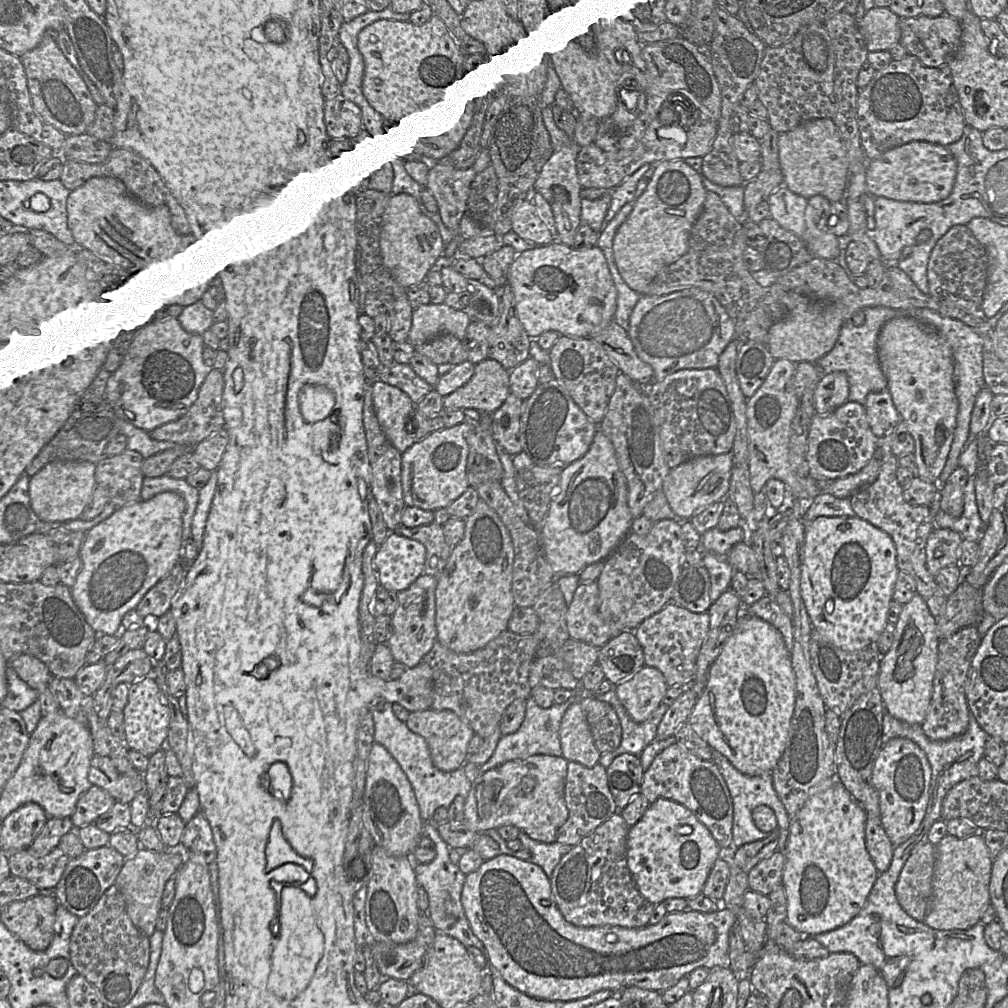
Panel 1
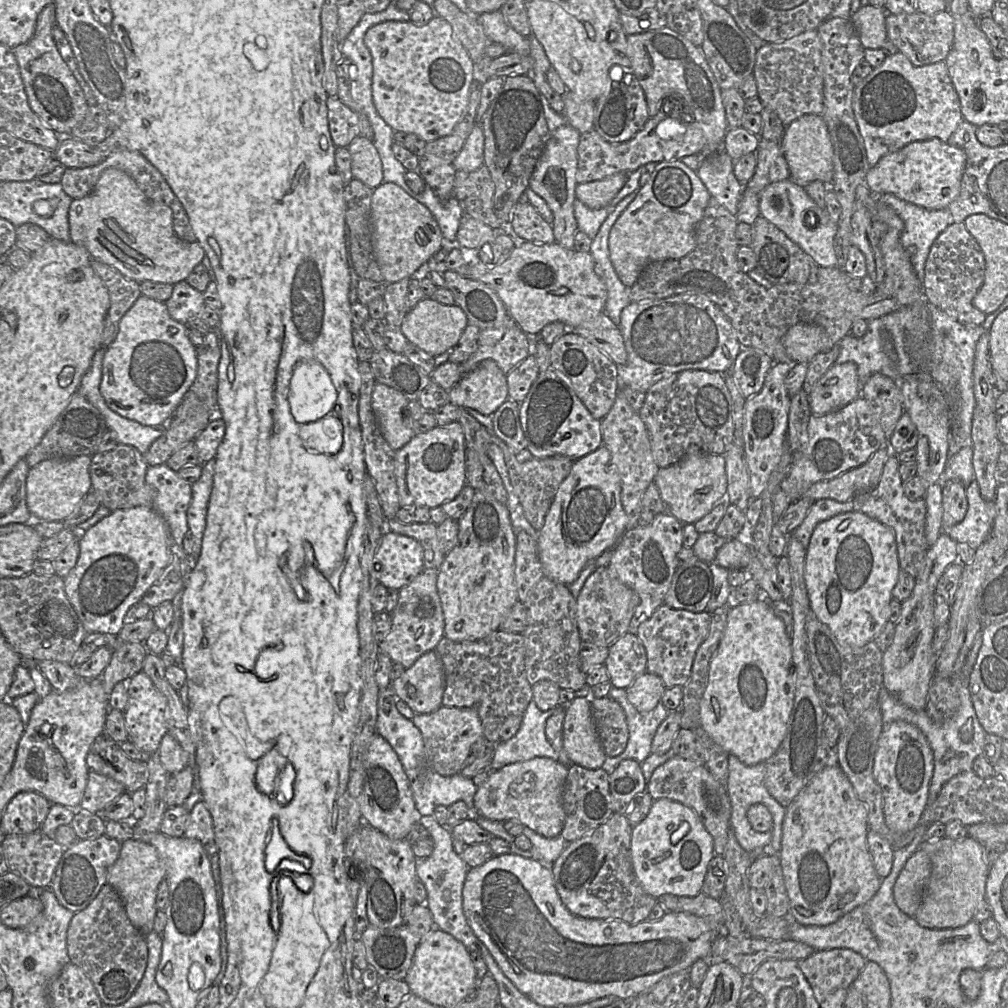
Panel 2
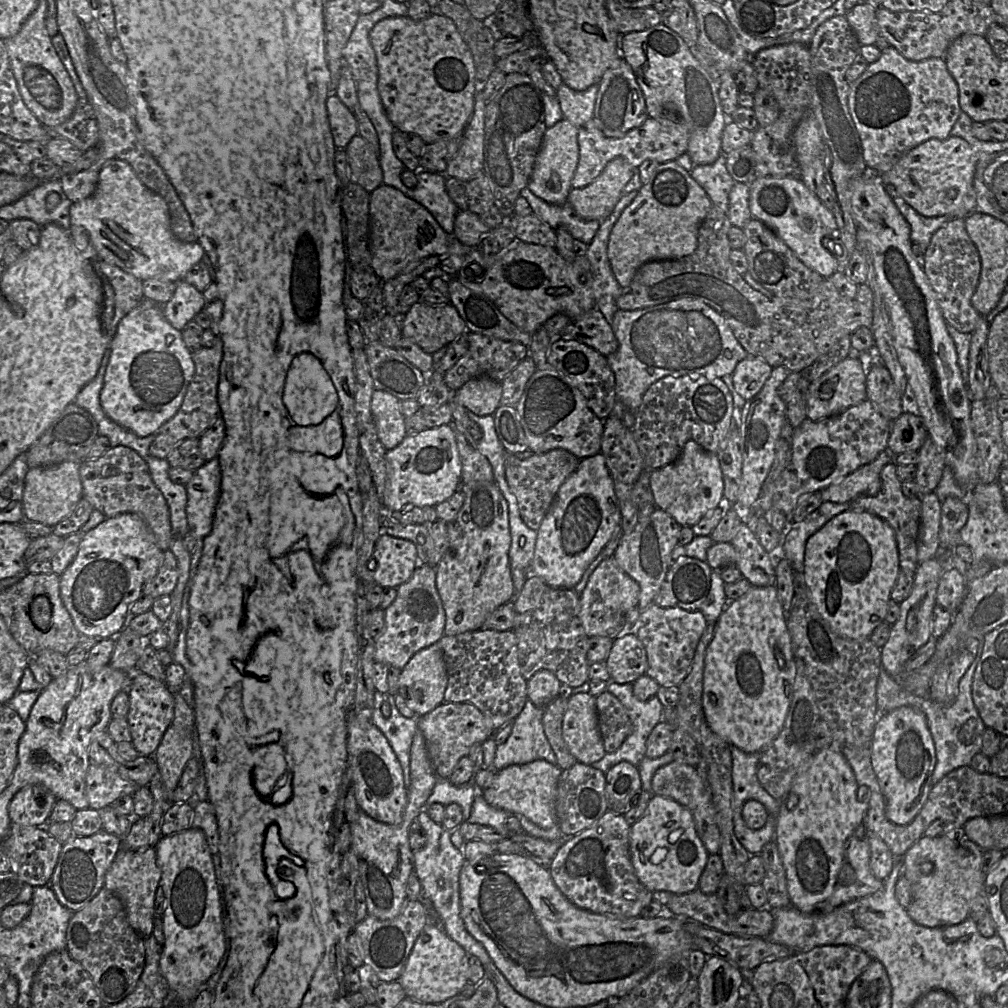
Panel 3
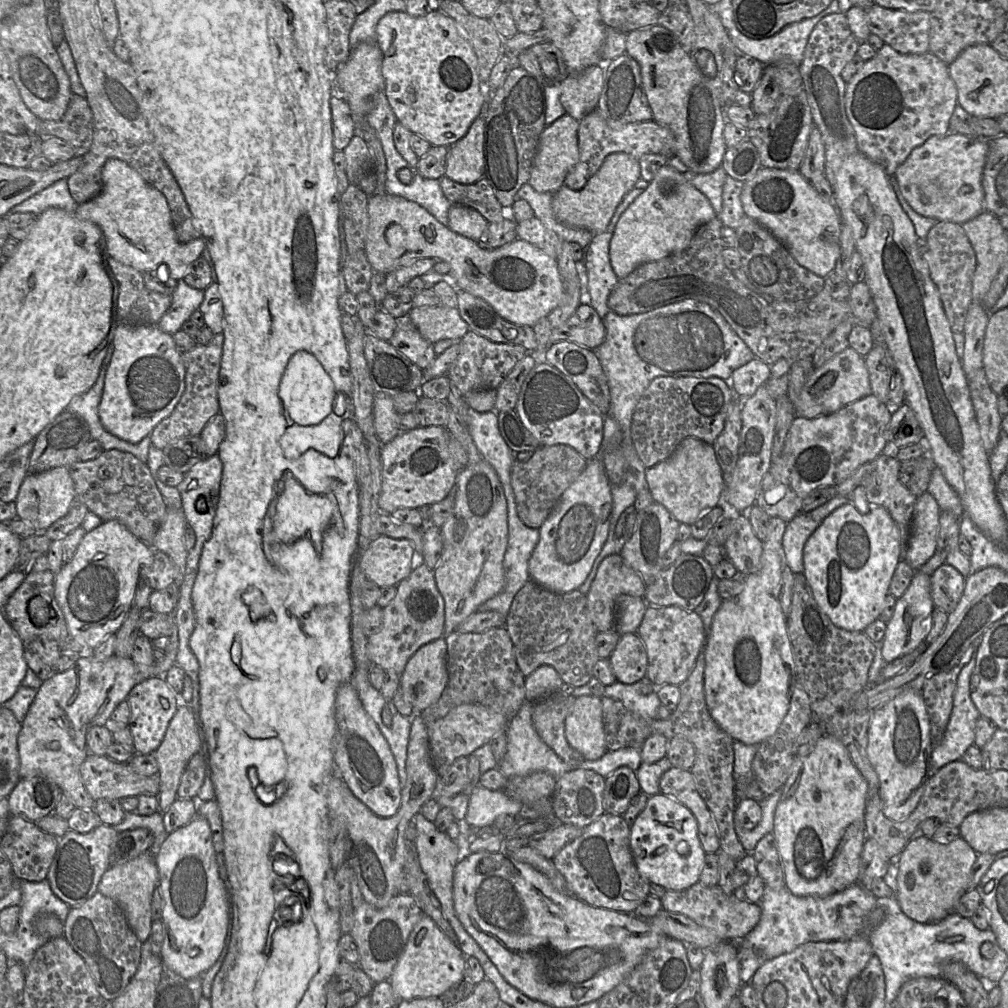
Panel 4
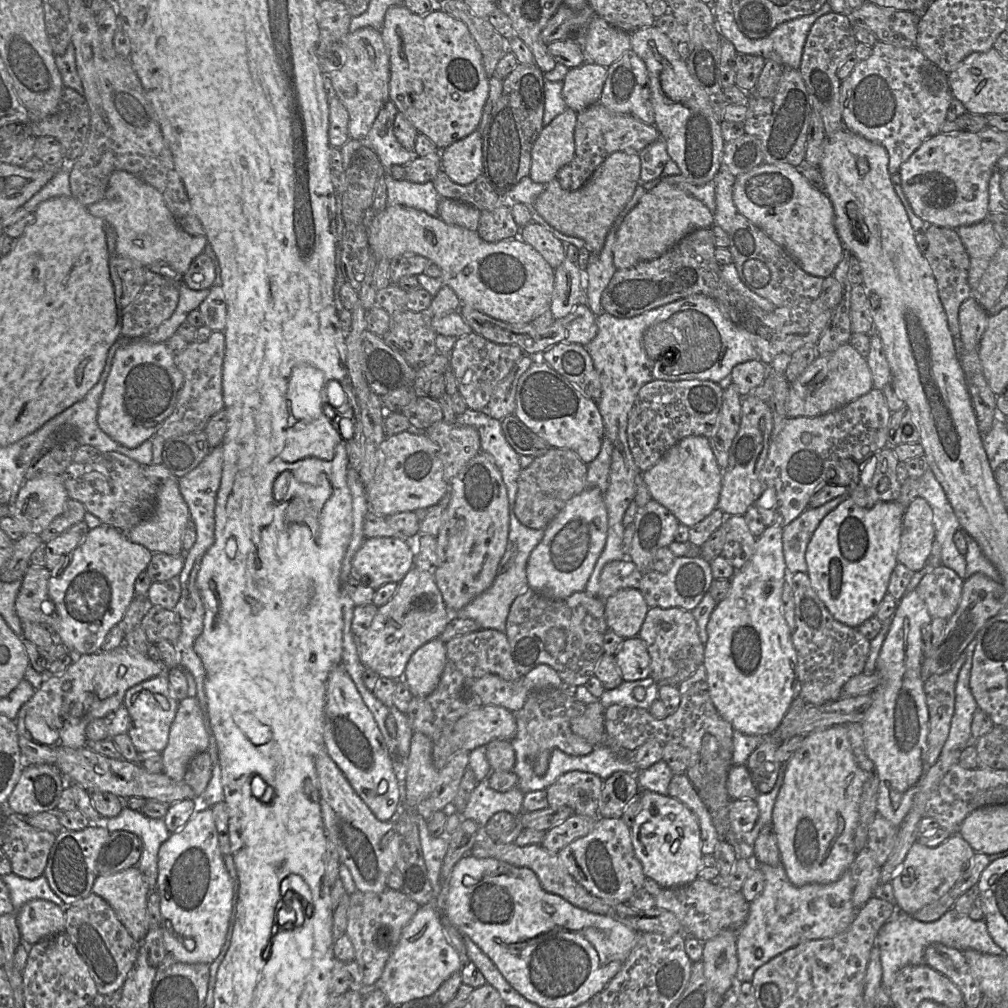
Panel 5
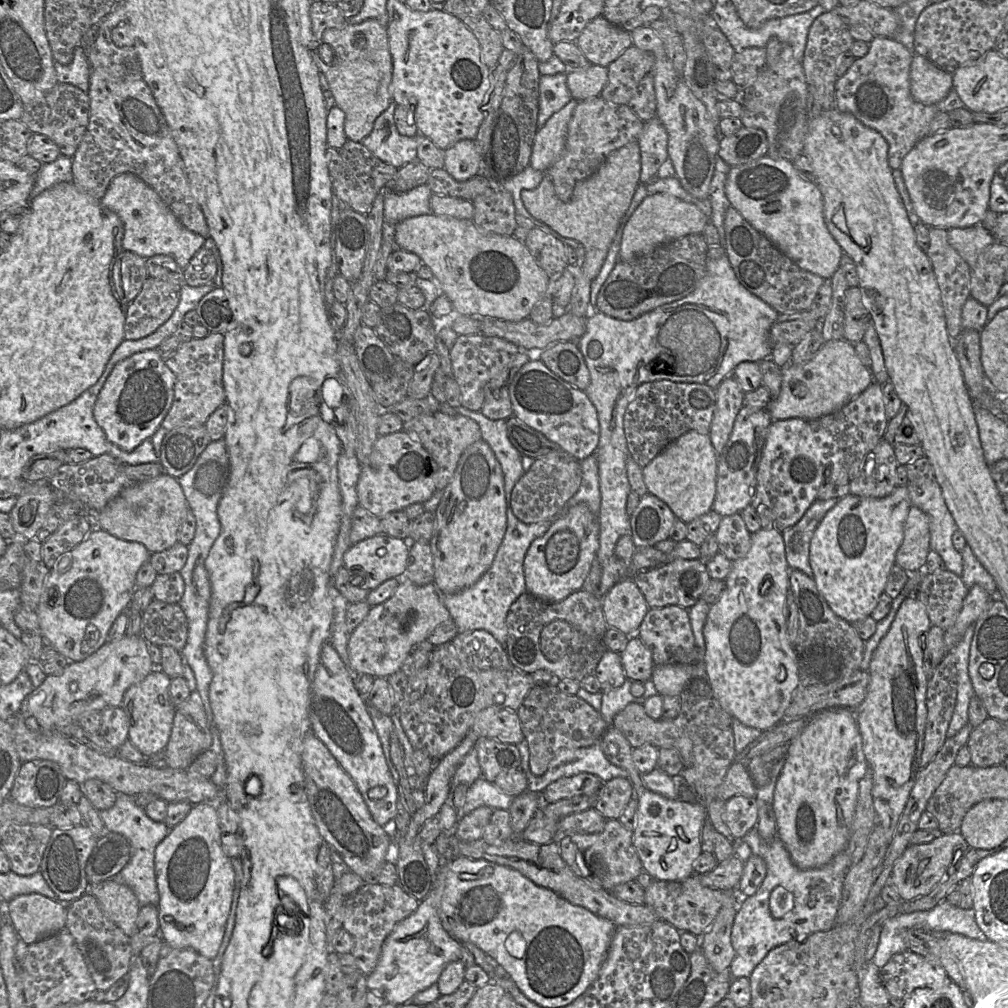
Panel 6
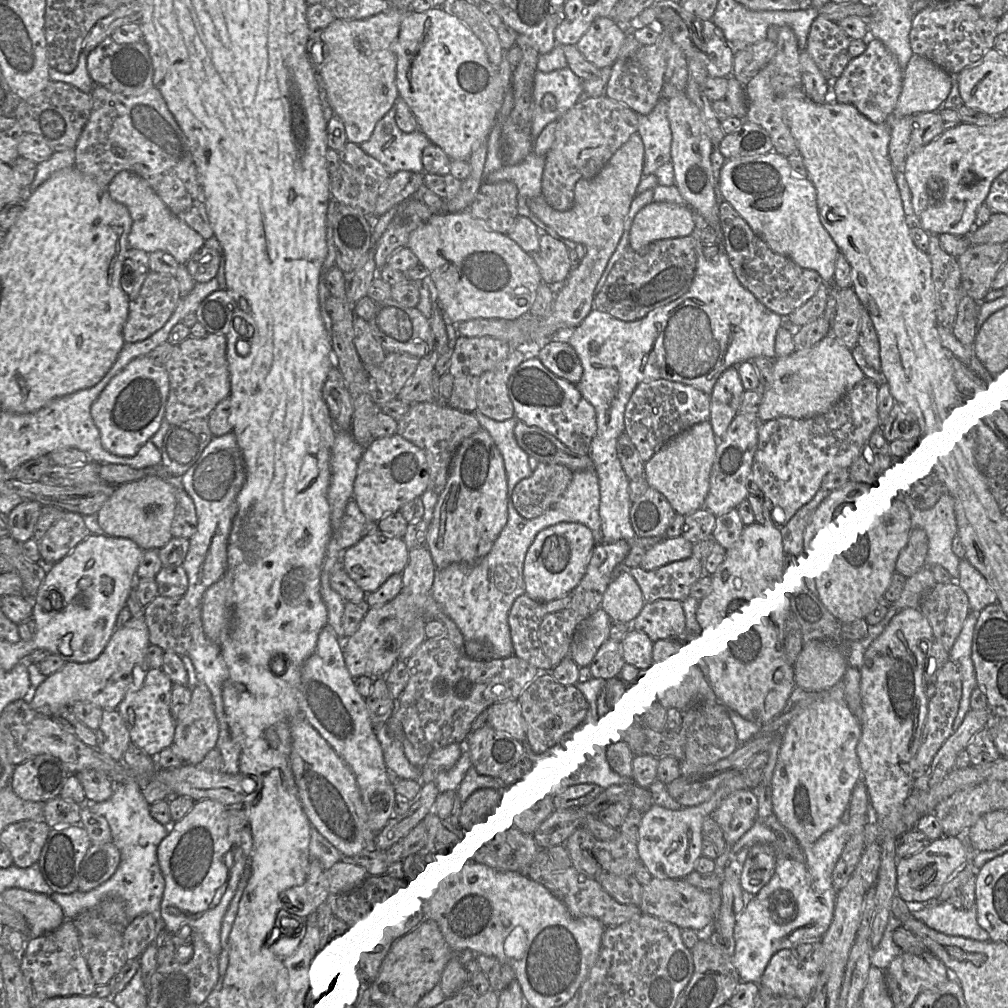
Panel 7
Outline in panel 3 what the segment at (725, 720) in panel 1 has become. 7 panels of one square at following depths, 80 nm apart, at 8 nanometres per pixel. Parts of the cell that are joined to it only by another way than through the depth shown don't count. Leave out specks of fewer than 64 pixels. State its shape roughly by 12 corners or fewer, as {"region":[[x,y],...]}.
{"region":[[776,586],[728,604],[703,710],[746,753],[781,732],[795,656]]}

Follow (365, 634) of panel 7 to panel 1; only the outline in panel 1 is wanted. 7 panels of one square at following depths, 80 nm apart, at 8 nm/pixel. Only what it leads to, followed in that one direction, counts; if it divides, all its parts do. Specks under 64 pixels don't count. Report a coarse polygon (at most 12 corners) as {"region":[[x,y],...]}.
{"region":[[438,577],[397,592],[386,643],[415,667],[437,641]]}

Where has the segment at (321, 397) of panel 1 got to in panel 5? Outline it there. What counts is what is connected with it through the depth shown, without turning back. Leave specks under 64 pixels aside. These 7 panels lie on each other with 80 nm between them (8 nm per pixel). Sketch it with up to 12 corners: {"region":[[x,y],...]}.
{"region":[[294,367],[285,397],[298,421],[316,420],[328,403],[324,373]]}

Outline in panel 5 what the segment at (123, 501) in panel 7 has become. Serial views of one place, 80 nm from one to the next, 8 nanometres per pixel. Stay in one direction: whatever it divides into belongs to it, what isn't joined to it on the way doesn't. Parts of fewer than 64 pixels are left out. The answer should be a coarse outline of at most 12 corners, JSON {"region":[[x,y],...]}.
{"region":[[178,479],[125,532],[152,553],[184,555],[189,509]]}

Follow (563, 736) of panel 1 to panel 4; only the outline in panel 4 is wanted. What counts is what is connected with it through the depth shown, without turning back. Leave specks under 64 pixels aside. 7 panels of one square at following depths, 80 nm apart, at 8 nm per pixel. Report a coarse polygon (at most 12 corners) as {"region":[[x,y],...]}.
{"region":[[601,697],[575,698],[565,735],[585,760],[607,752]]}

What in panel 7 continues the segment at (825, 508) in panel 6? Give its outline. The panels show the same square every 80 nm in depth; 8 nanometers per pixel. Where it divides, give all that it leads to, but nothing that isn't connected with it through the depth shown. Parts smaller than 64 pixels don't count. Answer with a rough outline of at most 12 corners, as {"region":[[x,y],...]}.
{"region":[[820,489],[781,527],[787,558],[802,557],[805,538],[832,492]]}

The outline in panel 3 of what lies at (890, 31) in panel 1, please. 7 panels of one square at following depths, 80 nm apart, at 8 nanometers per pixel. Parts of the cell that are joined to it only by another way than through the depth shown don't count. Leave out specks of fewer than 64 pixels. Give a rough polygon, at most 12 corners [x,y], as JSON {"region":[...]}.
{"region":[[857,4],[845,15],[861,45],[880,36],[876,9]]}

